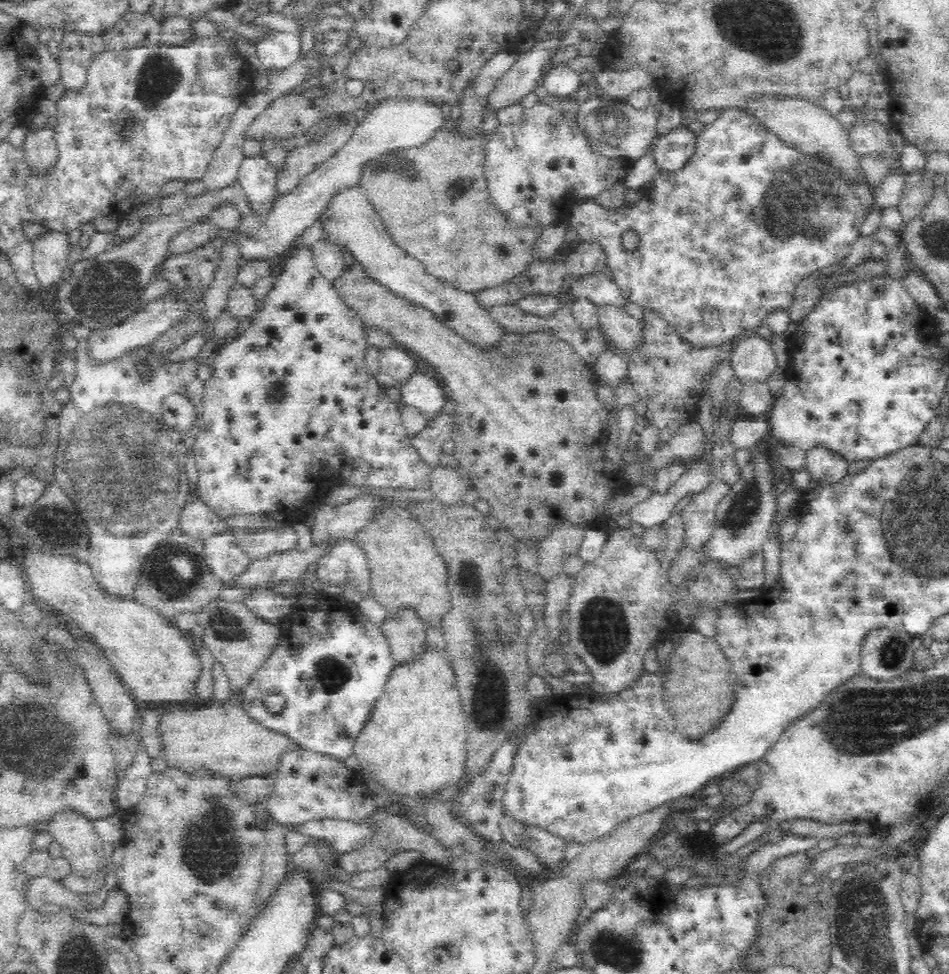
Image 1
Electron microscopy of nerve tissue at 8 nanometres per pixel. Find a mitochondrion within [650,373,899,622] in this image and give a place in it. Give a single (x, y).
(747, 508)

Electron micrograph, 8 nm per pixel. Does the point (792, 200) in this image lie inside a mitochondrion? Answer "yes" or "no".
yes

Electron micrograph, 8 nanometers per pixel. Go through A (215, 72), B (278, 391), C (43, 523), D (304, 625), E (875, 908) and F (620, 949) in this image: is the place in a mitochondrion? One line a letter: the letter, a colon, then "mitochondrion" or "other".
A: other
B: mitochondrion
C: mitochondrion
D: other
E: mitochondrion
F: mitochondrion

